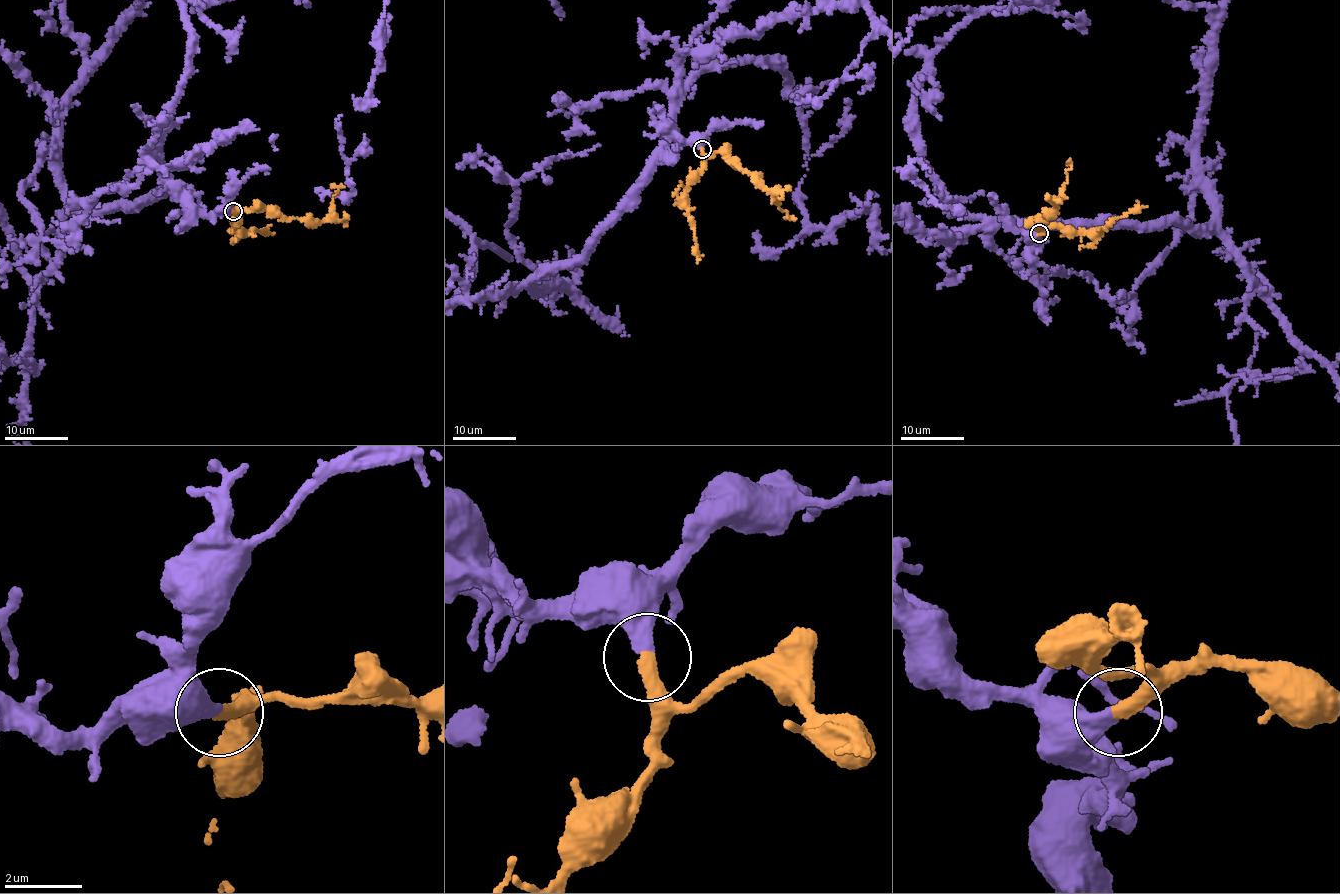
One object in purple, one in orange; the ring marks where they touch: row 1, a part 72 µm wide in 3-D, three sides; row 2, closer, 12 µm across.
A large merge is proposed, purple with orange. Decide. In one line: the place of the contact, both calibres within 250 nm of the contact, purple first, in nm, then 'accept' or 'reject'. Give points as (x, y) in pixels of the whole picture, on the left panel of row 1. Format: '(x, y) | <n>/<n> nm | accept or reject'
(233, 211) | 420/360 nm | accept

